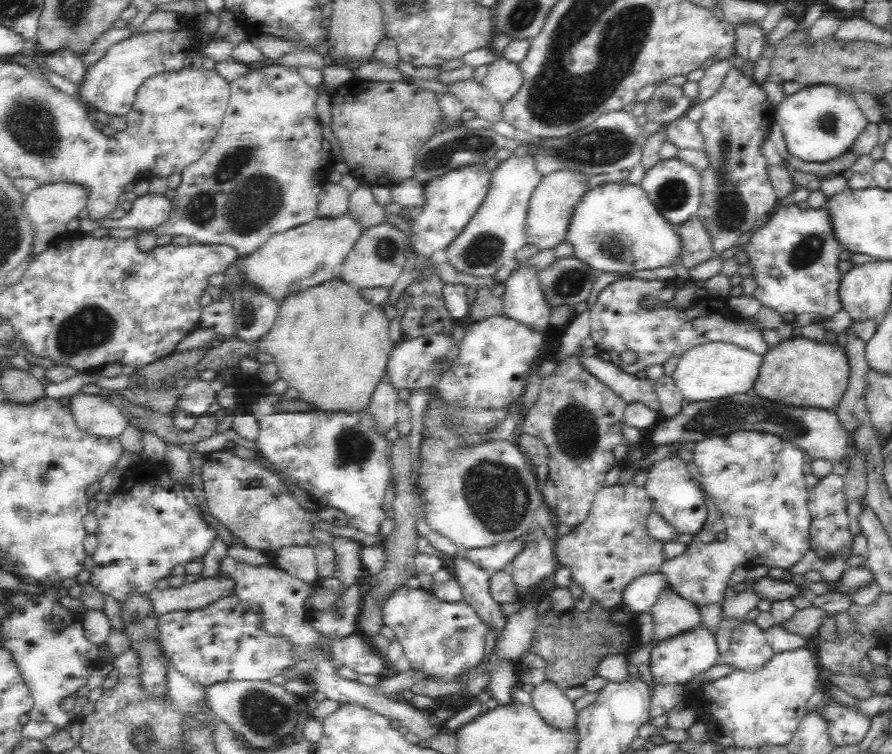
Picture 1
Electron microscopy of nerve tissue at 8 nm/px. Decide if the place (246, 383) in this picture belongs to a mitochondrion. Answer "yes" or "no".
no

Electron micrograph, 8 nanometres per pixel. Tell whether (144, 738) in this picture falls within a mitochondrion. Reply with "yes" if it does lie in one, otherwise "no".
yes

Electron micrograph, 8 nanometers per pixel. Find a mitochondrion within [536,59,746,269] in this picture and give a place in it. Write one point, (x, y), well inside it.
(610, 146)

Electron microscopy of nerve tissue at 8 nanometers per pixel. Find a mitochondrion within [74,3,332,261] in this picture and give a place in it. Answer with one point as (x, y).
(248, 205)

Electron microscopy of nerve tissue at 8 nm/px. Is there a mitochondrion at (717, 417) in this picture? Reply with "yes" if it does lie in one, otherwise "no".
yes

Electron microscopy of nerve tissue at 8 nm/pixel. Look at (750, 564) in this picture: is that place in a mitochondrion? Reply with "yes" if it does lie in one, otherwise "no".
no

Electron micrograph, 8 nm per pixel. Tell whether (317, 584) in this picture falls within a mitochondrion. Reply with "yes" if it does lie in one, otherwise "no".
no

